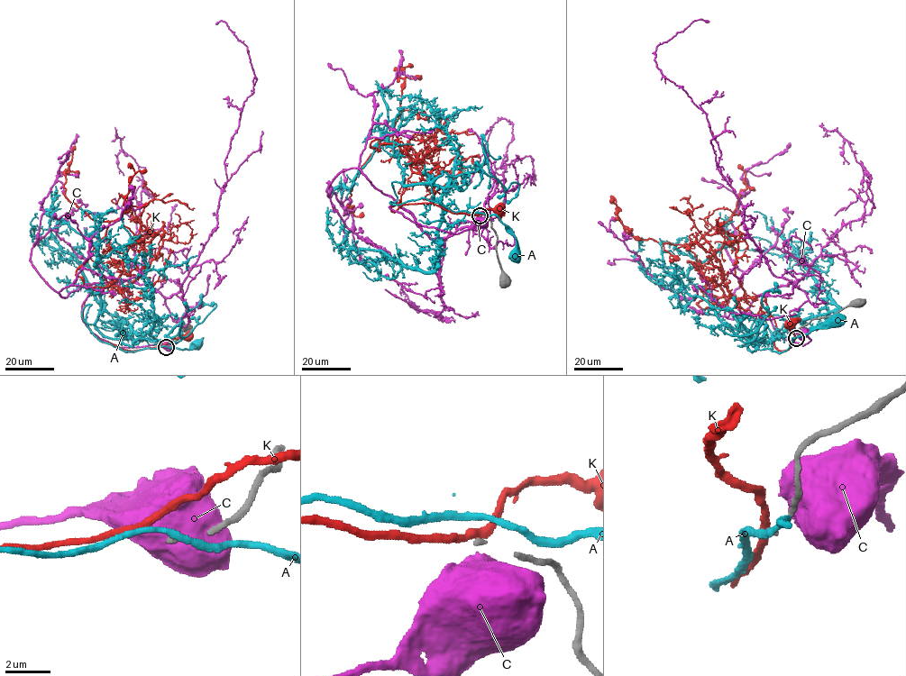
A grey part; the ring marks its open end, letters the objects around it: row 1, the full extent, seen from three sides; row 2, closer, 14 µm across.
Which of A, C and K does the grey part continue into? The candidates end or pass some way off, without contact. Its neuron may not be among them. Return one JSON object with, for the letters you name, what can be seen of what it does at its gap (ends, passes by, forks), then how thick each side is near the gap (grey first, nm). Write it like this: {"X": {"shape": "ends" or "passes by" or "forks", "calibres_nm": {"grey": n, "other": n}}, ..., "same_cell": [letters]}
{"same_cell": []}

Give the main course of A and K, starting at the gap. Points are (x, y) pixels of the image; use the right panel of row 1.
A: (793, 338), (807, 334), (813, 328), (837, 322)
K: (795, 337), (789, 329), (791, 324)

